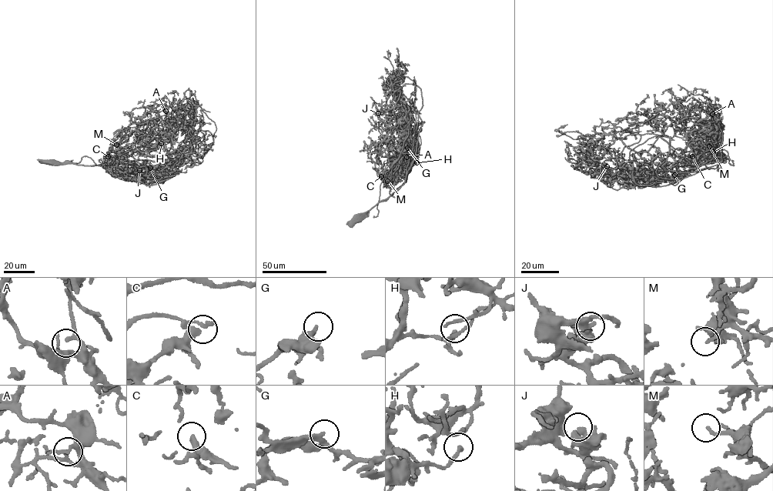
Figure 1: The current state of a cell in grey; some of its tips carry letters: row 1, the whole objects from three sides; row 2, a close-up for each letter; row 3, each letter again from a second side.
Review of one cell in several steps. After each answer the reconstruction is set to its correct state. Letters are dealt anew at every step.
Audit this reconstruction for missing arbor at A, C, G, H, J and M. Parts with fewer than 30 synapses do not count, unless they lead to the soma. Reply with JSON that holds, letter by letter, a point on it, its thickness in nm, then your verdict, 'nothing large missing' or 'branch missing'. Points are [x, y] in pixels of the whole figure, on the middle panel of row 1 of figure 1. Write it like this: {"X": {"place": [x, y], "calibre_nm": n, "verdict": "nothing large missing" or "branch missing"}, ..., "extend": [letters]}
{"A": {"place": [406, 157], "calibre_nm": 130, "verdict": "nothing large missing"}, "C": {"place": [381, 176], "calibre_nm": 320, "verdict": "nothing large missing"}, "G": {"place": [407, 148], "calibre_nm": 320, "verdict": "nothing large missing"}, "H": {"place": [416, 162], "calibre_nm": 130, "verdict": "nothing large missing"}, "J": {"place": [378, 113], "calibre_nm": 360, "verdict": "nothing large missing"}, "M": {"place": [387, 181], "calibre_nm": 110, "verdict": "nothing large missing"}, "extend": []}

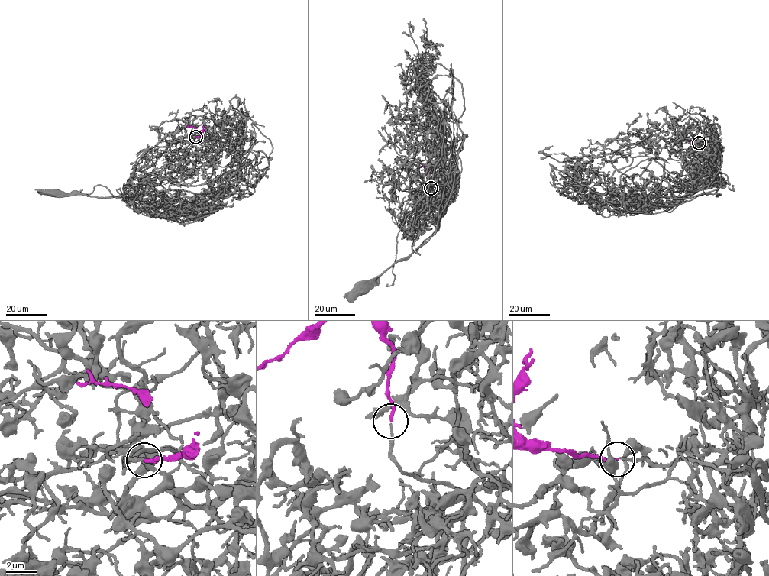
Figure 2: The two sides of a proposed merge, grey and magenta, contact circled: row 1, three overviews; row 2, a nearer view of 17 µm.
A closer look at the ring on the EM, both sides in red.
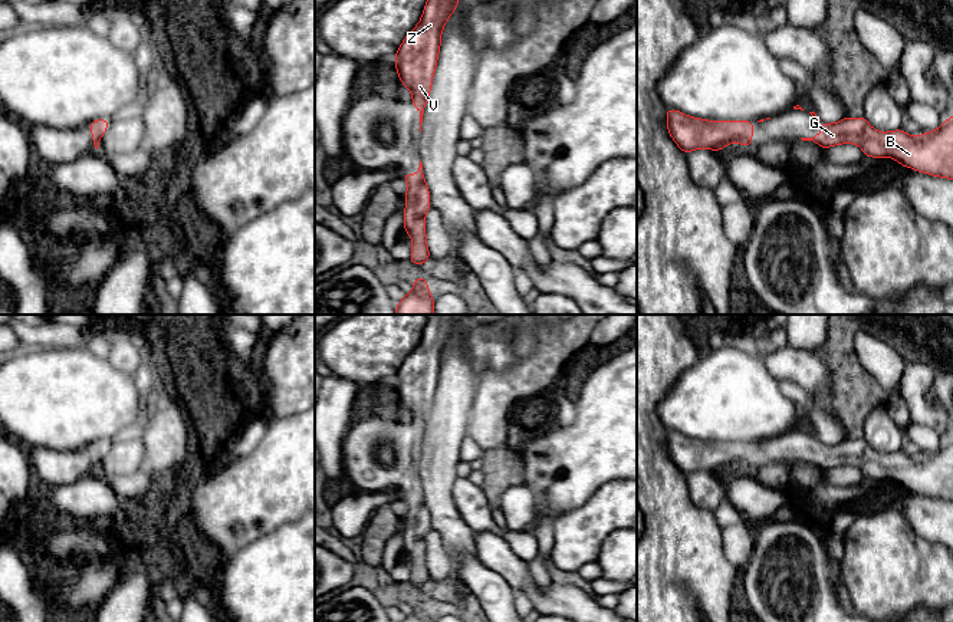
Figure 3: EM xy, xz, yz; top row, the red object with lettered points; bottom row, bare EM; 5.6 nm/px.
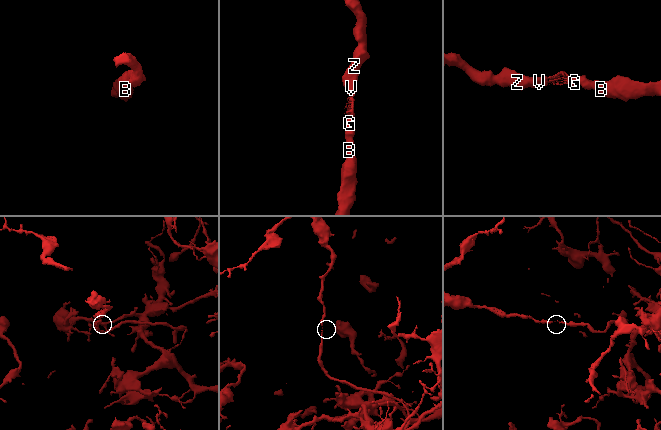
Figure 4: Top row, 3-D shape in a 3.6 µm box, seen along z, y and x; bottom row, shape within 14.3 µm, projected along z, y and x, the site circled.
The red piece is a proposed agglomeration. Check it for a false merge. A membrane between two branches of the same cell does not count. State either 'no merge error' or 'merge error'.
no merge error

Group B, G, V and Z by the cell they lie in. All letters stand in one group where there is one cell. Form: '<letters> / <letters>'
B G V Z

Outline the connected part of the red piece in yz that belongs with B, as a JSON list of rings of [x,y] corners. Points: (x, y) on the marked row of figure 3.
[[[953,115],[940,128],[917,136],[903,129],[880,132],[864,116],[845,116],[835,124],[821,121],[821,126],[821,134],[801,139],[814,141],[824,149],[857,144],[864,157],[888,157],[919,172],[953,180]]]

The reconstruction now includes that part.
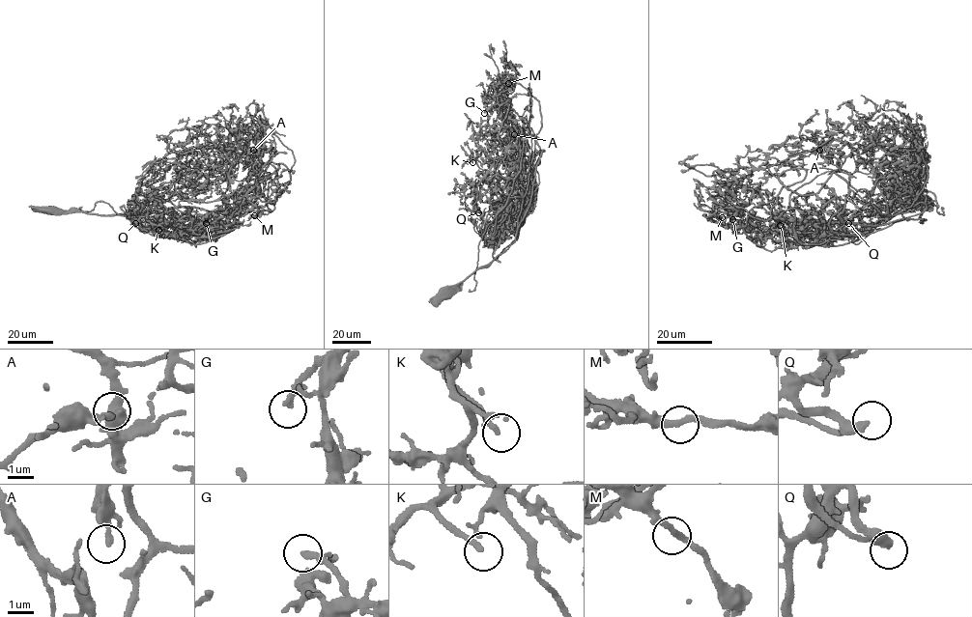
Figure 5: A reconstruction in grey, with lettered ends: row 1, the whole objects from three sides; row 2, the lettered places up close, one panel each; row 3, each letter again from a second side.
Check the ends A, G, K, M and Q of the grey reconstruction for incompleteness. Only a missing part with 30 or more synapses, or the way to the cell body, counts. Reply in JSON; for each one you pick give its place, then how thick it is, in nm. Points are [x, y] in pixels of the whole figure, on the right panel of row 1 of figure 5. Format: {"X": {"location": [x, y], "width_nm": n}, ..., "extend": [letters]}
{"G": {"location": [732, 219], "width_nm": 160}, "Q": {"location": [848, 223], "width_nm": 260}, "extend": ["G", "Q"]}

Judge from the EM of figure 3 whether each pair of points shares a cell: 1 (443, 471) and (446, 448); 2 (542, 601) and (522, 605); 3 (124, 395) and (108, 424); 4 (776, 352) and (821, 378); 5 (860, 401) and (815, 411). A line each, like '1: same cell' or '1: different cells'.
1: same cell
2: different cells
3: same cell
4: same cell
5: different cells

